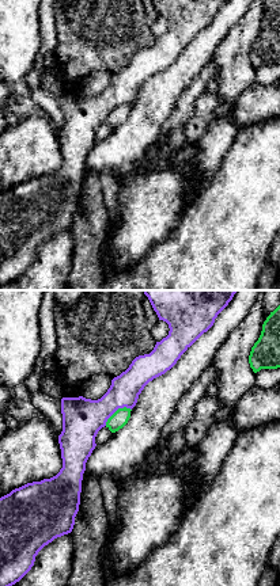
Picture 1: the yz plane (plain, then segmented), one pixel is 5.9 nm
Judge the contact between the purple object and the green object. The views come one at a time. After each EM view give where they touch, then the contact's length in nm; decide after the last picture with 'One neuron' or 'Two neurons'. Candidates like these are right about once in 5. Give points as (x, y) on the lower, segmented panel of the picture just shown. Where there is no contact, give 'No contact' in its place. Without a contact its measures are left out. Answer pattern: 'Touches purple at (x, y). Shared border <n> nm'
Touches purple at (116, 410). Shared border 190 nm

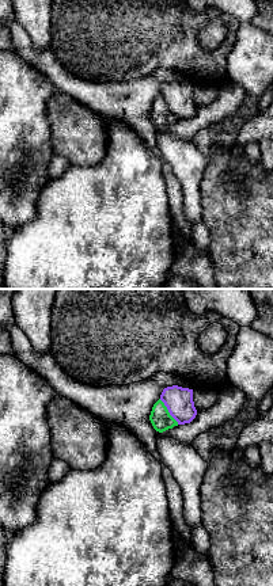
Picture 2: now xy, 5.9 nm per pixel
Touches purple at (169, 411). Shared border 190 nm

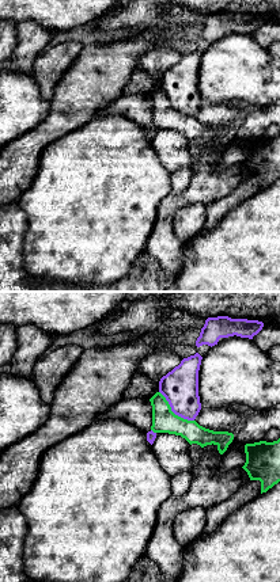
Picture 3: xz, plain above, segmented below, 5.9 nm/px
Touches purple at (173, 411). Shared border 280 nm

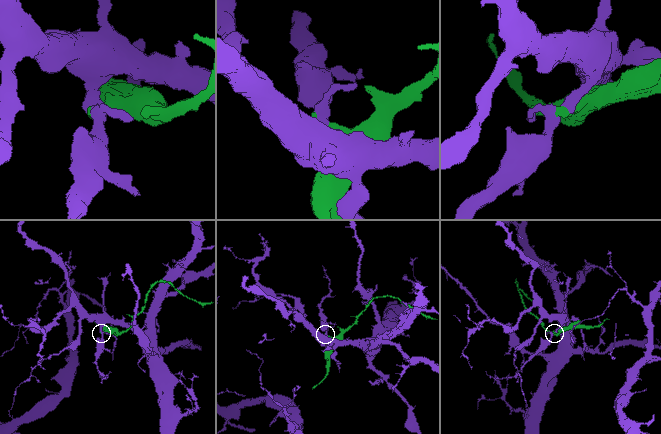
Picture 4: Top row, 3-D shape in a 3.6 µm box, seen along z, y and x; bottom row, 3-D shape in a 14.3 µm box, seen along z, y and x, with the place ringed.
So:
Two neurons

